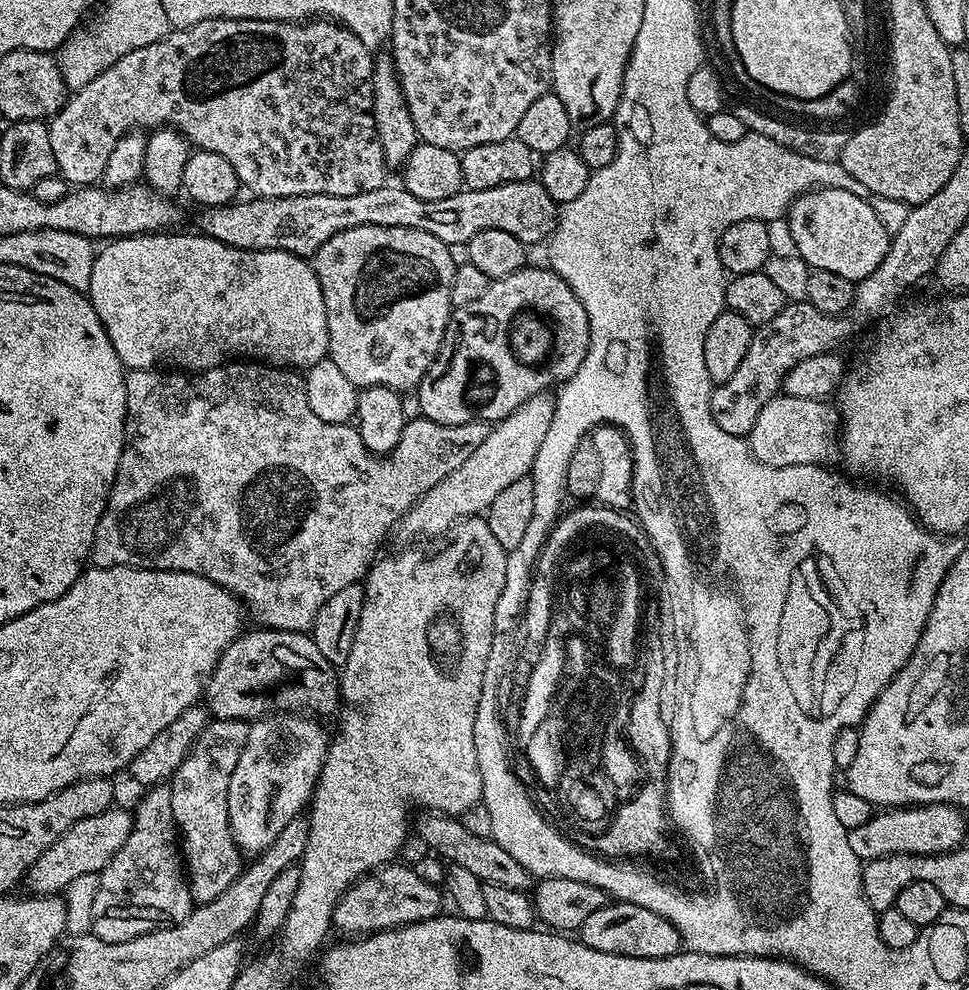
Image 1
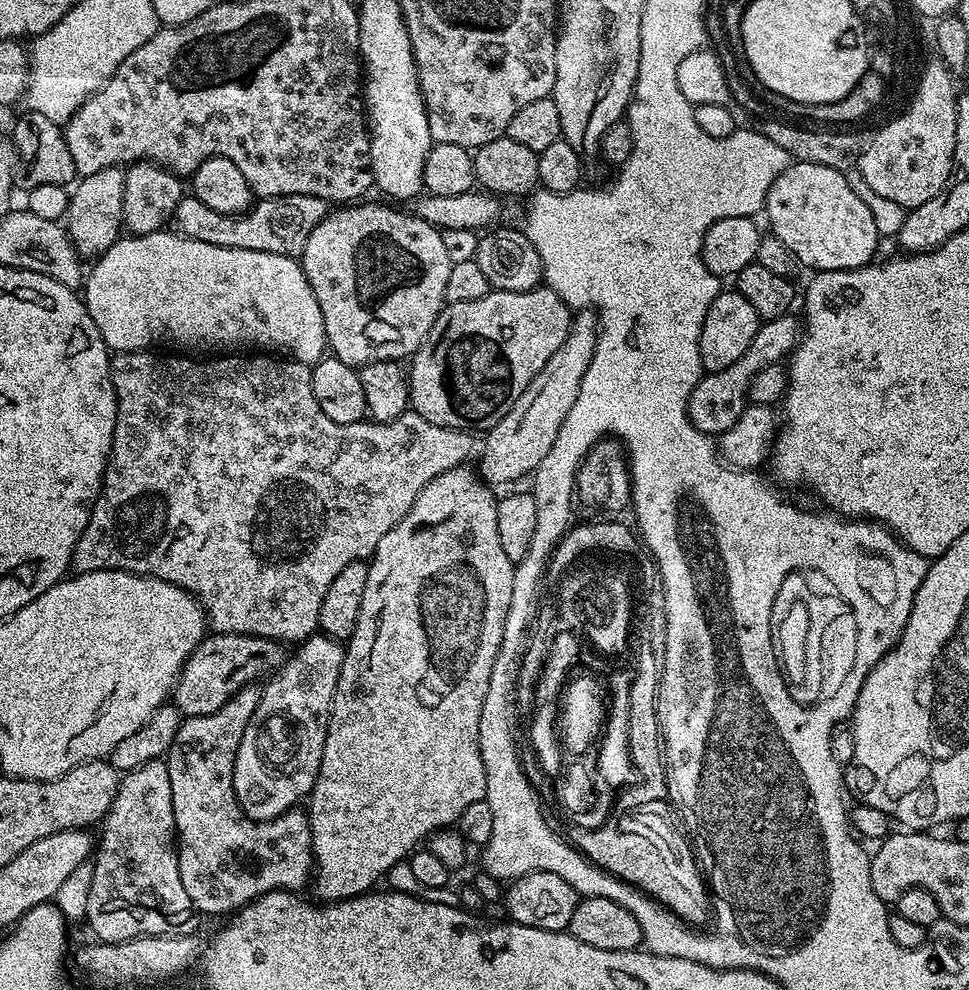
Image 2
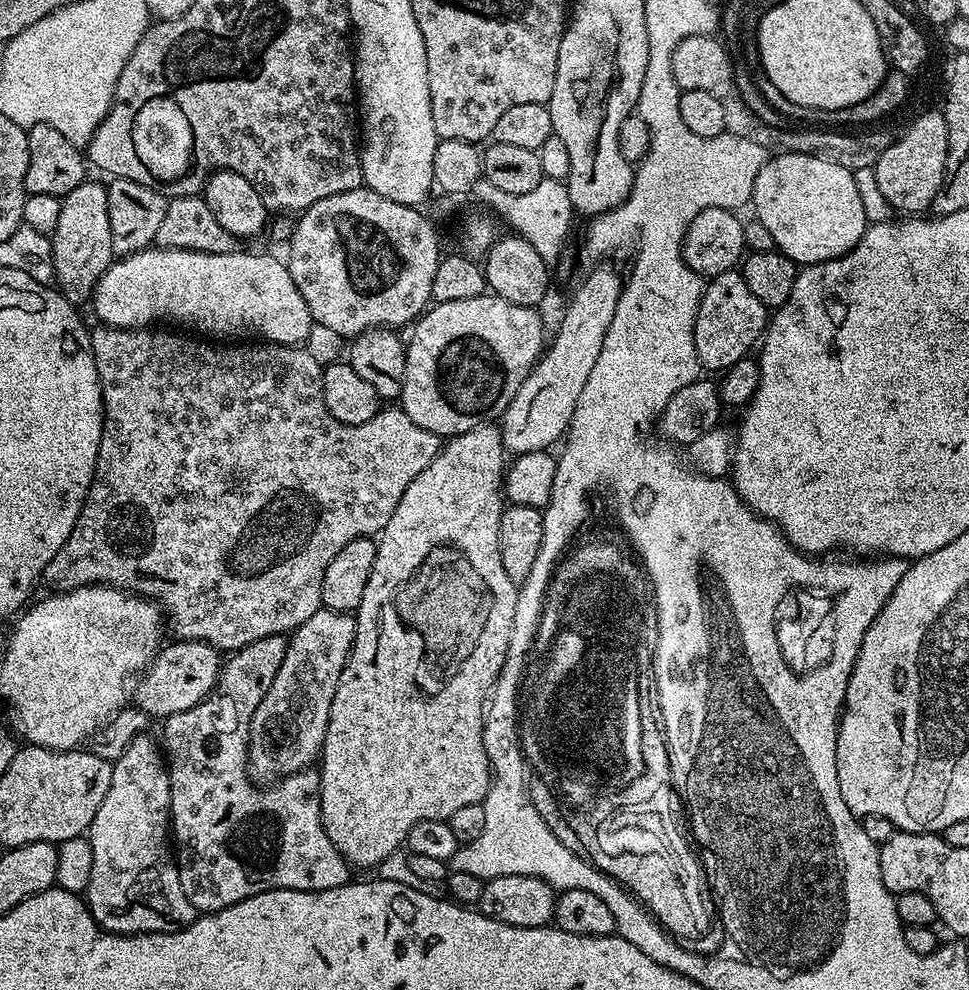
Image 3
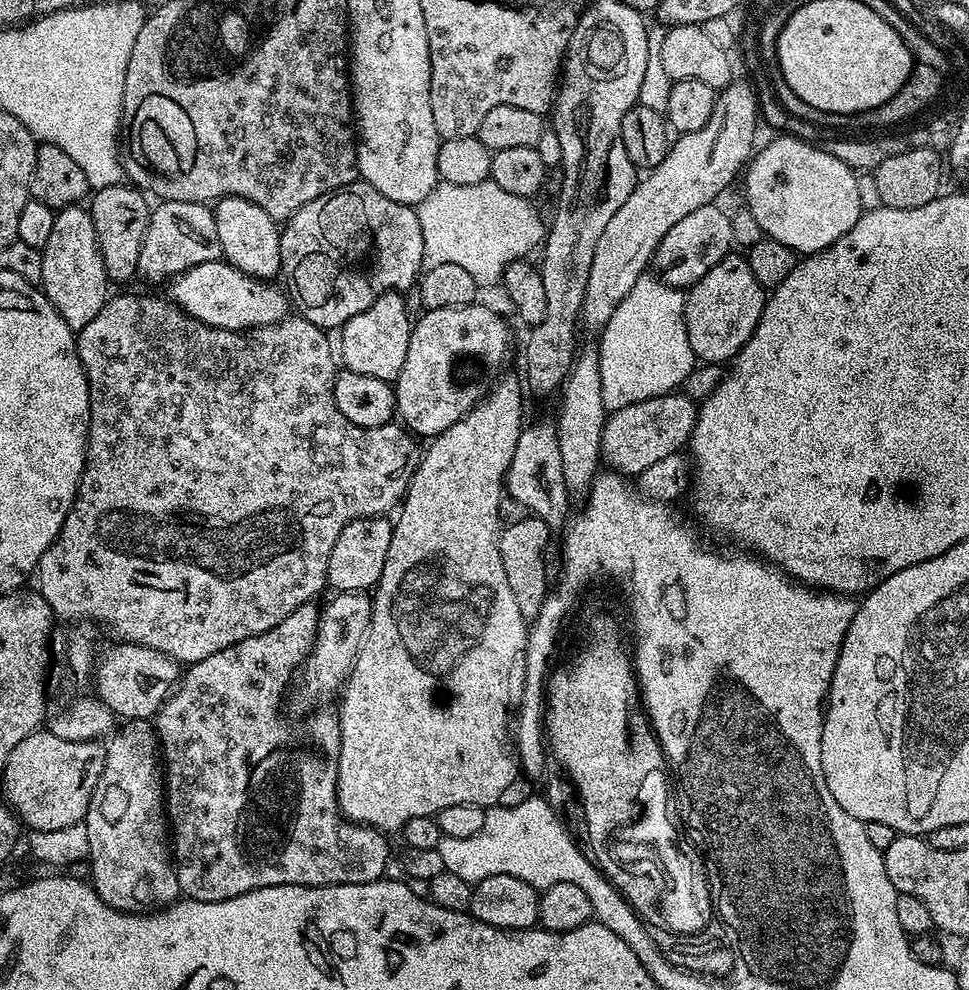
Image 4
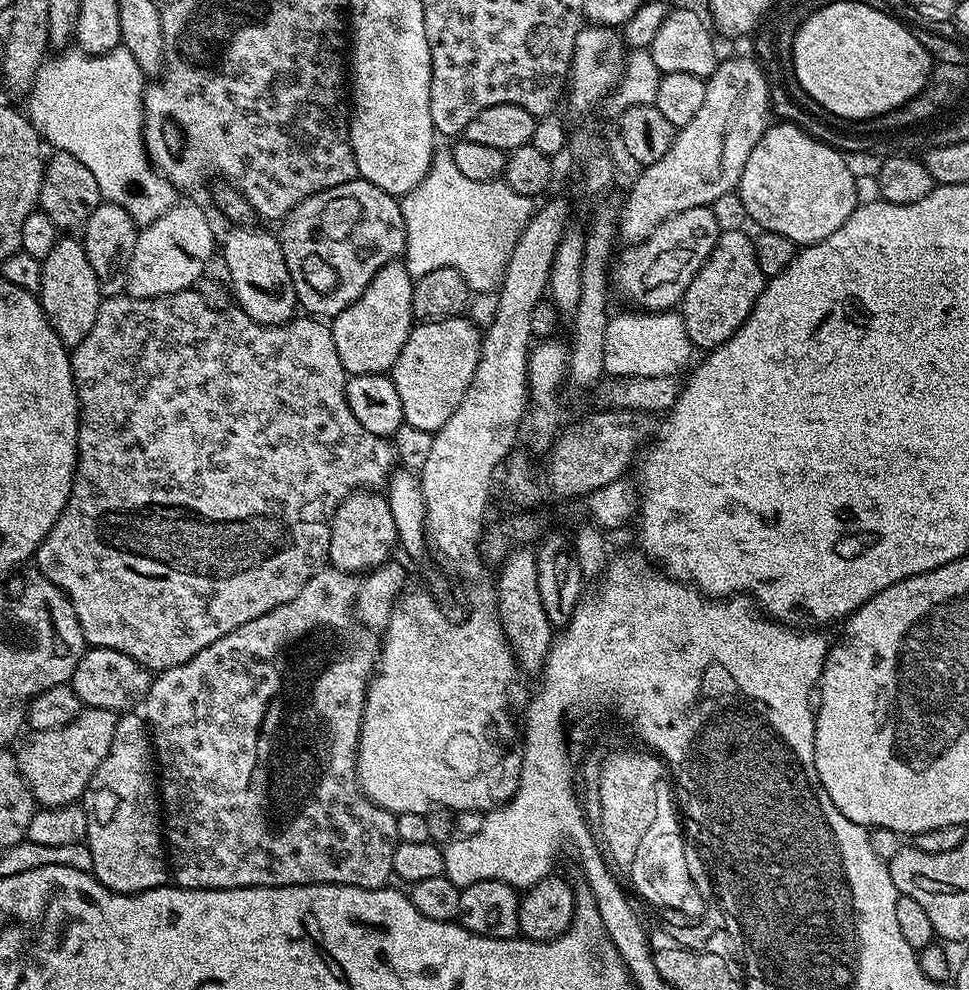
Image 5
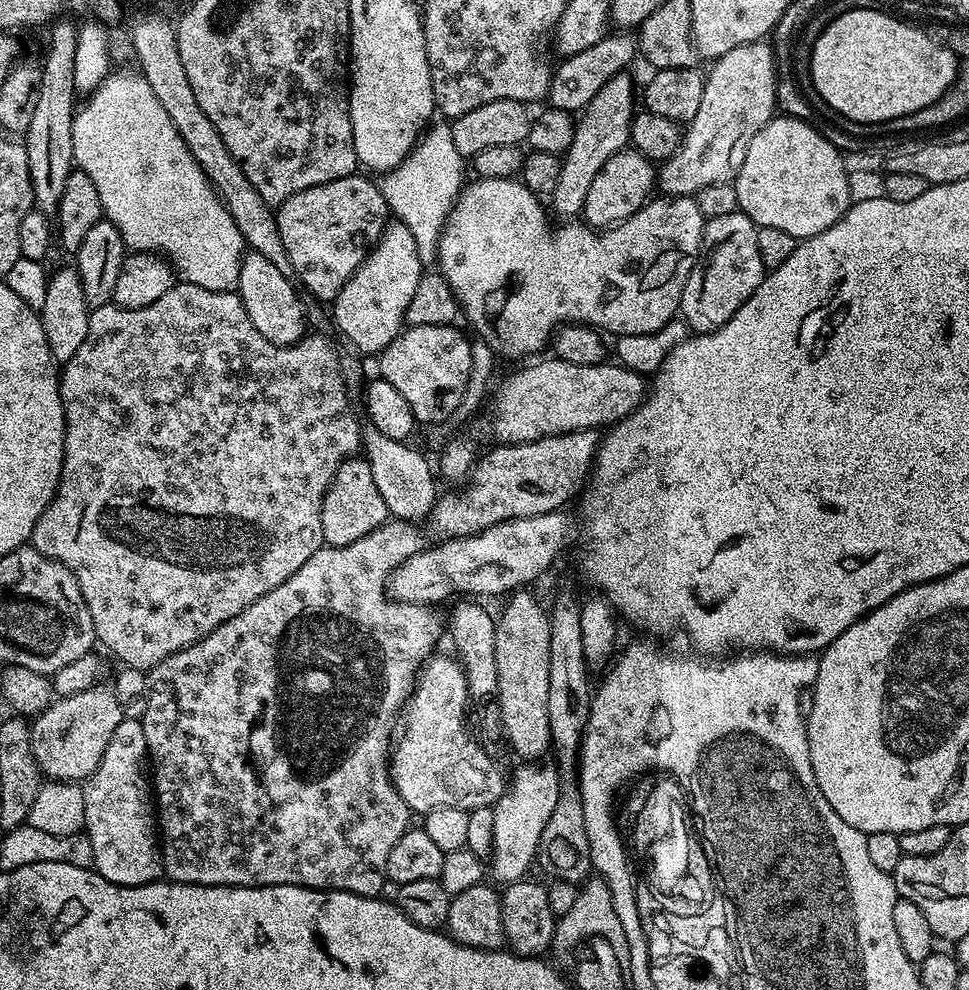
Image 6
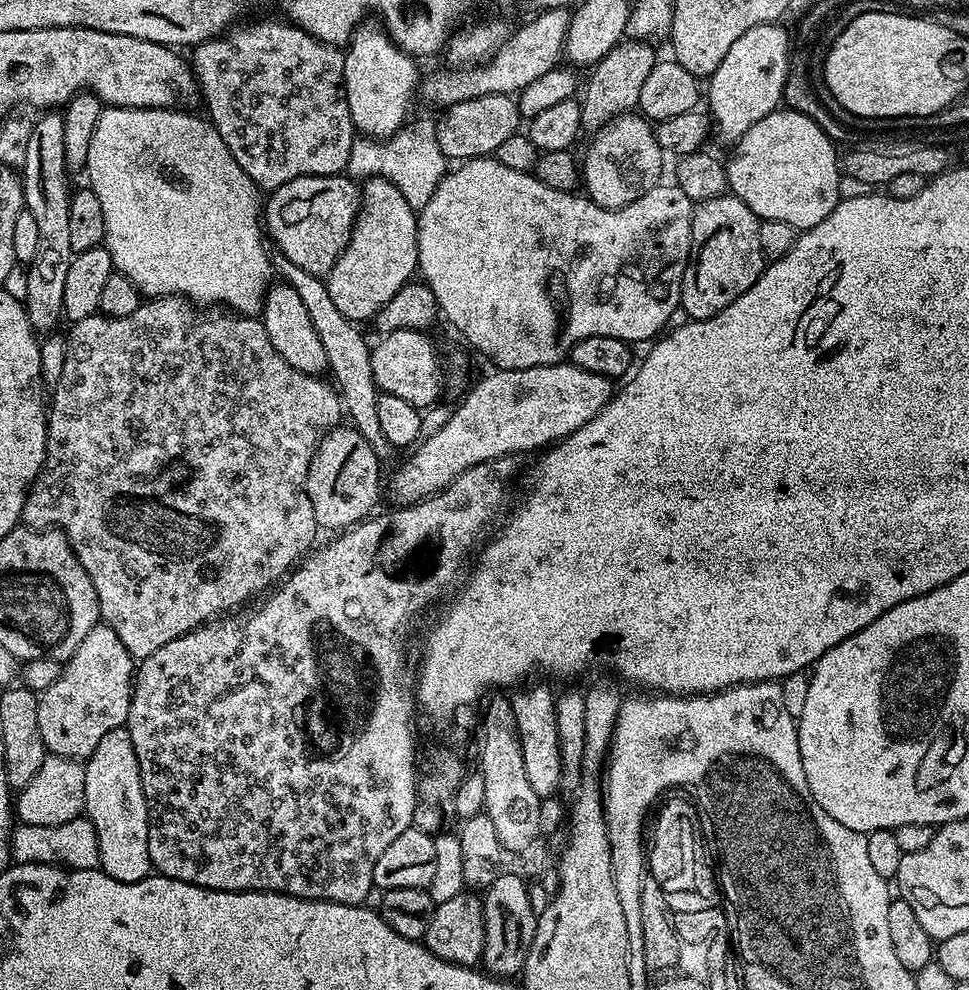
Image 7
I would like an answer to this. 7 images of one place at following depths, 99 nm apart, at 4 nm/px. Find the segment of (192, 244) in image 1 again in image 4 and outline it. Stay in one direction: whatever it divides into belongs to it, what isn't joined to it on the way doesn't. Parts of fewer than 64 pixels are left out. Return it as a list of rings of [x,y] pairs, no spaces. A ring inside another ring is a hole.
[[[221,258],[214,262],[202,262],[171,281],[171,299],[174,303],[198,318],[211,328],[242,332],[246,328],[261,328],[276,324],[290,312],[290,300],[283,291],[275,288],[275,283],[255,280],[238,270],[233,264]]]

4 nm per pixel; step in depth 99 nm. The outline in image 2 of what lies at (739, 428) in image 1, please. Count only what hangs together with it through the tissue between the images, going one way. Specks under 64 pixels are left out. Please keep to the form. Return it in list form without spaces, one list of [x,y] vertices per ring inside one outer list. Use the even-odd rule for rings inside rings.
[[[789,314],[761,323],[758,334],[754,334],[754,342],[746,346],[746,354],[742,354],[742,358],[738,358],[734,366],[726,366],[726,370],[701,375],[688,399],[688,417],[695,428],[716,438],[721,432],[734,426],[734,422],[738,422],[749,403],[748,387],[754,374],[762,371],[767,364],[780,364],[796,347],[802,335],[802,324],[794,317],[795,315]]]

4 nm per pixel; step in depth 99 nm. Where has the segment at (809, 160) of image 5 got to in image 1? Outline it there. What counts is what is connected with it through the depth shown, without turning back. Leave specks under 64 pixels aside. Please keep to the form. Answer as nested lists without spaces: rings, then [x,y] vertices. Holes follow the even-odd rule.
[[[814,188],[803,192],[788,209],[787,220],[795,255],[801,256],[817,272],[838,274],[859,282],[874,274],[882,258],[886,258],[890,234],[878,222],[878,214],[862,198],[850,194],[850,190]]]

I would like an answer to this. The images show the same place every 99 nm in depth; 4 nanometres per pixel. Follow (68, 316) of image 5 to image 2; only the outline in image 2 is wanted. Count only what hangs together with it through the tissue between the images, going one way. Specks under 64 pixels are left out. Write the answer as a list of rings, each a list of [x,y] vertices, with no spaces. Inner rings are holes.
[[[123,167],[107,168],[98,174],[83,177],[71,189],[66,227],[68,237],[71,238],[73,246],[76,247],[76,253],[81,258],[88,258],[88,256],[98,258],[110,246],[114,246],[116,240],[121,239],[124,222],[124,207],[122,206],[124,174]]]

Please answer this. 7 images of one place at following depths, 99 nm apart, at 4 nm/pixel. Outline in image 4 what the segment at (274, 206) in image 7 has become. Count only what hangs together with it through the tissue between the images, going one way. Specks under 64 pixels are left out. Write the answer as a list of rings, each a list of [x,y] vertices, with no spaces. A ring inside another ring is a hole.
[[[363,182],[347,184],[344,188],[337,188],[335,192],[327,192],[318,198],[314,198],[314,202],[306,202],[306,206],[302,206],[294,215],[288,217],[280,233],[280,271],[282,273],[282,280],[288,283],[286,292],[290,297],[291,307],[299,315],[303,316],[305,320],[314,322],[314,326],[325,330],[339,330],[343,328],[347,320],[354,318],[354,314],[362,314],[362,310],[374,306],[374,302],[382,294],[386,294],[387,292],[407,293],[407,288],[411,284],[413,287],[417,283],[423,268],[422,226],[418,226],[418,214],[415,207],[410,204],[394,202],[390,198],[386,198],[386,194],[374,190],[374,186]]]

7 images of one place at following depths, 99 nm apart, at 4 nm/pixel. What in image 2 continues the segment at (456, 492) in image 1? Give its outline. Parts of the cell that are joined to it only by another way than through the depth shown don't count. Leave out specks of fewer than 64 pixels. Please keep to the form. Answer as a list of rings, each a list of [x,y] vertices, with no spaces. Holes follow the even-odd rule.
[[[581,307],[573,315],[566,340],[562,346],[558,346],[558,350],[554,350],[554,358],[550,358],[550,362],[546,362],[546,366],[534,374],[530,386],[526,386],[526,390],[518,394],[518,402],[510,406],[506,418],[487,429],[485,436],[488,437],[484,440],[484,453],[480,456],[478,472],[489,485],[508,484],[511,480],[520,480],[524,475],[527,477],[535,473],[542,458],[546,458],[546,453],[550,451],[550,446],[554,446],[554,438],[558,438],[558,430],[562,430],[562,422],[566,422],[566,414],[570,414],[574,398],[578,398],[582,378],[586,378],[599,336],[599,316],[591,307]]]

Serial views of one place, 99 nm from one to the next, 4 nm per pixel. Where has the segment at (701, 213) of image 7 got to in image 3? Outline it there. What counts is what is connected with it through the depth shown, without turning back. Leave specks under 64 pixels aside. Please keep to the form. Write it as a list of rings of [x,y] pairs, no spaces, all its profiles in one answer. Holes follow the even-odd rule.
[[[740,270],[723,272],[711,277],[705,283],[704,293],[698,306],[698,314],[694,322],[694,346],[696,356],[700,359],[701,369],[720,374],[734,362],[745,359],[748,352],[757,347],[770,323],[770,310],[746,286],[744,273]]]

